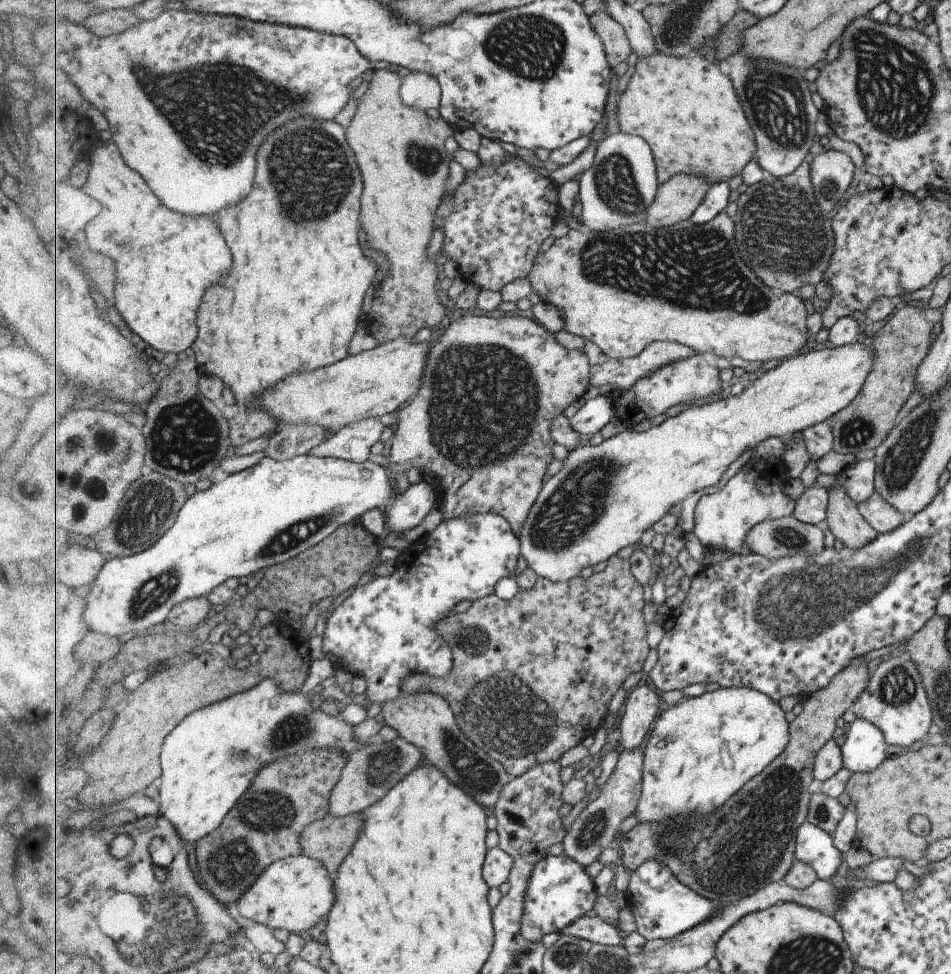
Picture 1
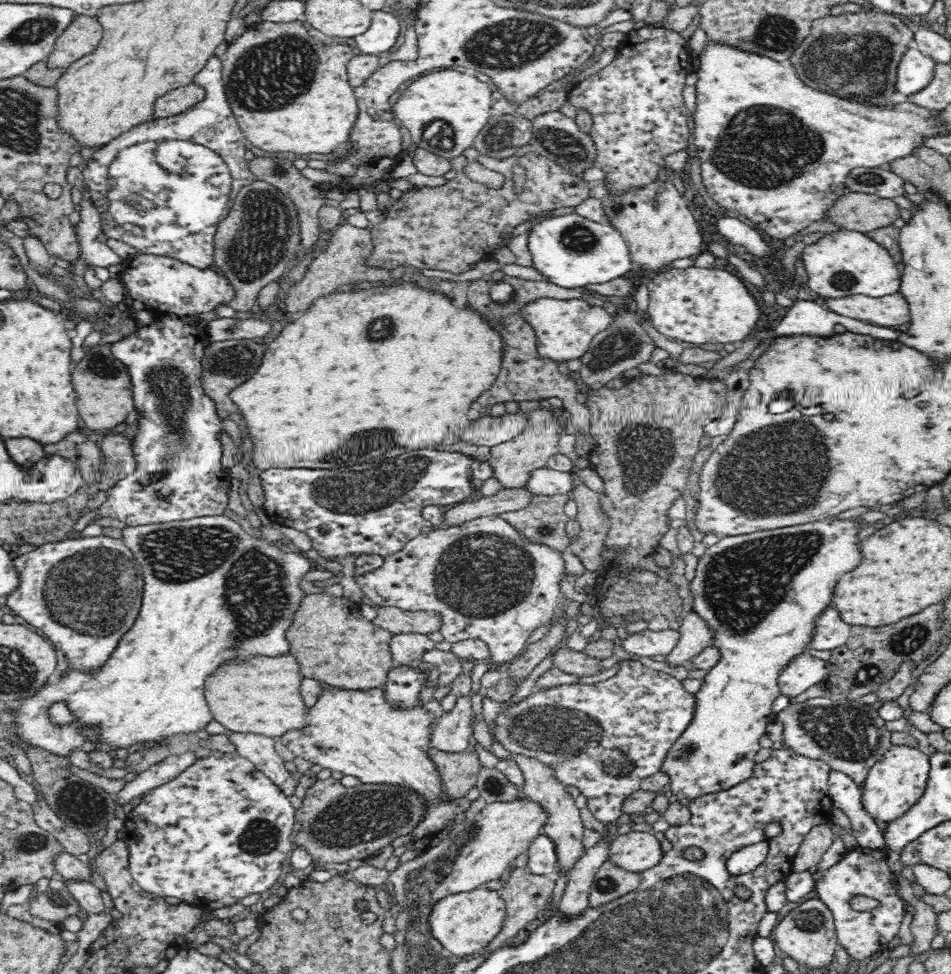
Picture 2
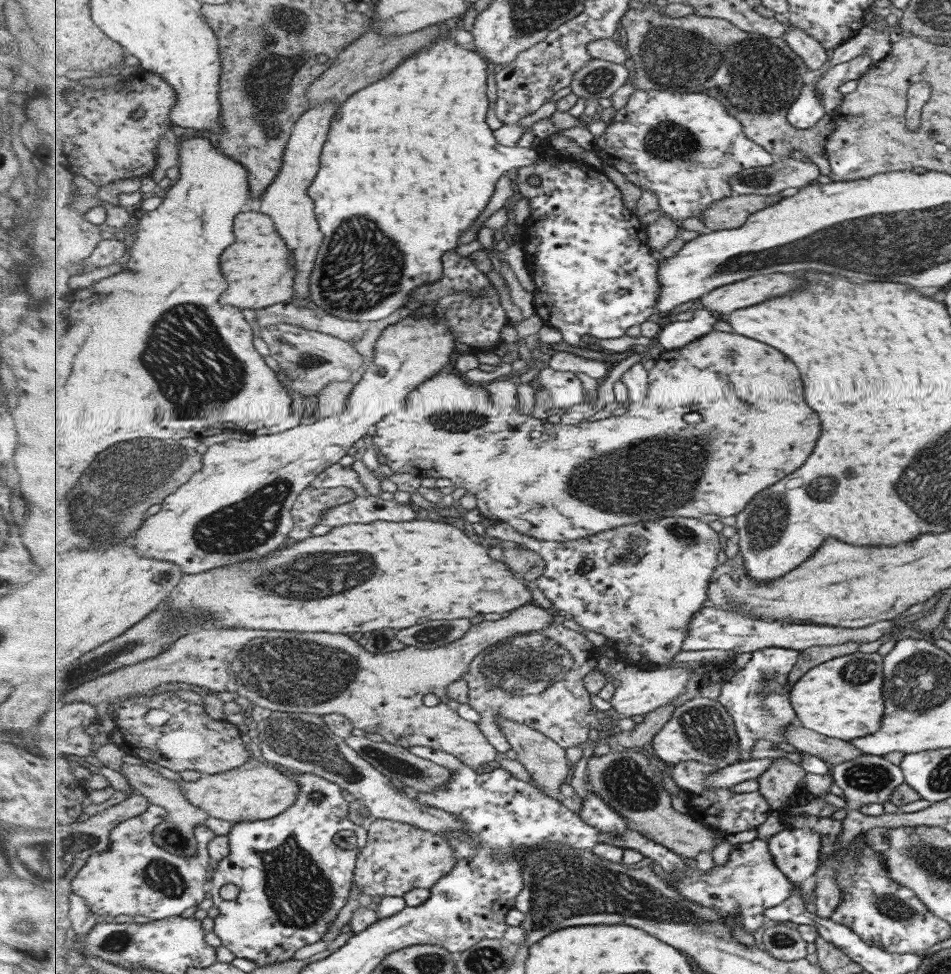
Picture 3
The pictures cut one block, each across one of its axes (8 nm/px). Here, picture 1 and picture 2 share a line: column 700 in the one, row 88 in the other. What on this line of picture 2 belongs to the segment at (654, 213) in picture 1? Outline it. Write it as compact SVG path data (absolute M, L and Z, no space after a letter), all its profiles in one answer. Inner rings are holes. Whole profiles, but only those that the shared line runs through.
M192 81L186 86L181 86L167 92L165 96L156 100L154 104L155 118L166 118L186 112L188 108L196 106L206 98L206 87Z

